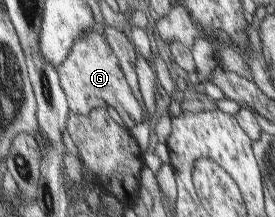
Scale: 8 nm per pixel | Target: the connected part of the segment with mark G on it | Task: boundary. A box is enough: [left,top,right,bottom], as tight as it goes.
[58,29,145,128]

